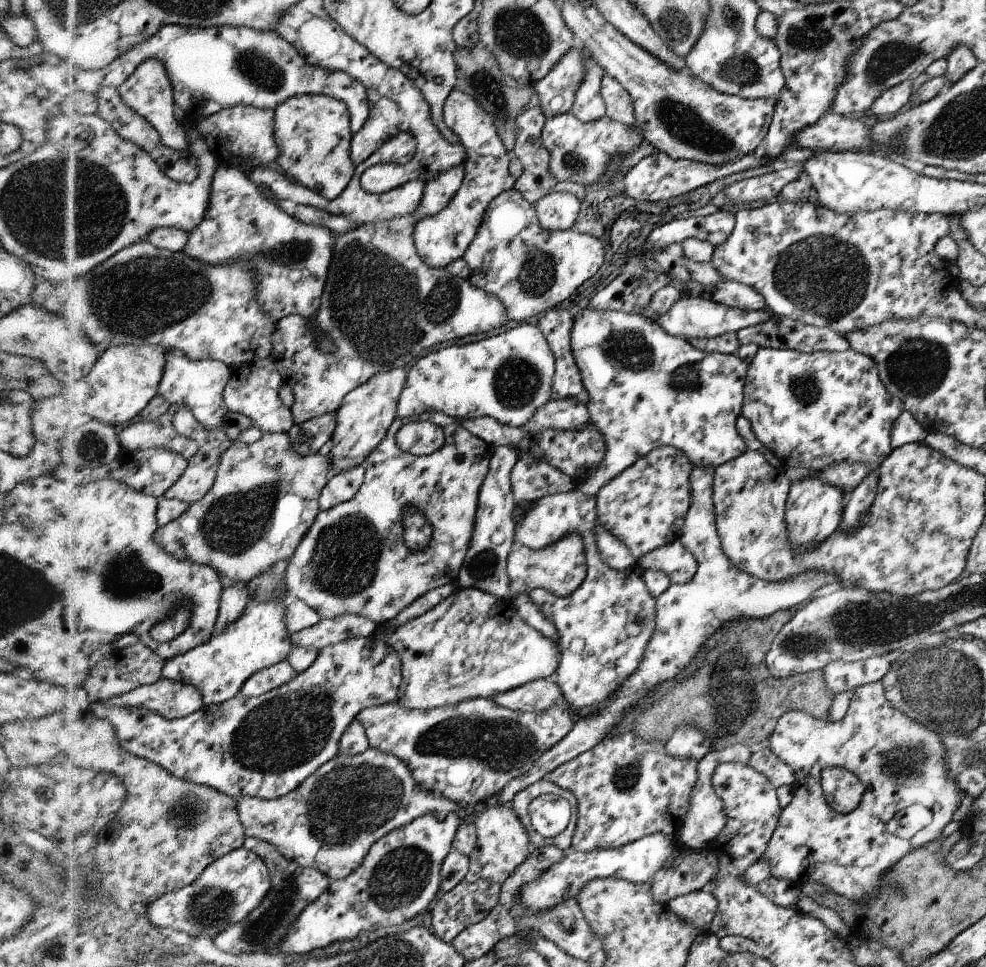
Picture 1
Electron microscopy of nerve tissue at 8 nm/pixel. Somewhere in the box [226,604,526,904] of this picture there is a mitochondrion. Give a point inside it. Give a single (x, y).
(282, 733)

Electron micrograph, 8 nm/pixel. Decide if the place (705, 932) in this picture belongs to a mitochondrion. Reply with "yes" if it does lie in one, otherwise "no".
no

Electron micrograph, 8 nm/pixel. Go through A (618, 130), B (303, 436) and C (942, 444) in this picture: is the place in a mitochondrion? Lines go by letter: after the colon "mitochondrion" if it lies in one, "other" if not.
A: other
B: other
C: other

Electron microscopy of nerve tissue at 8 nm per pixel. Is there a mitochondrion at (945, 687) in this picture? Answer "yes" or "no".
yes

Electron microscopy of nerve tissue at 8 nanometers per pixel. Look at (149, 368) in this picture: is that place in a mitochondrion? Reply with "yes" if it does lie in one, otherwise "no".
no

